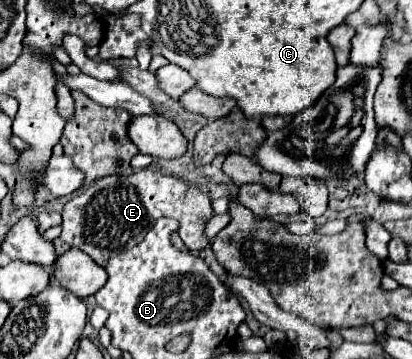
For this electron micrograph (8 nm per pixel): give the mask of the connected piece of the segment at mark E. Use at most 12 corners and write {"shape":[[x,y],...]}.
{"shape":[[154,169],[102,177],[60,239],[104,267],[160,217],[198,253],[214,217],[196,185]]}

